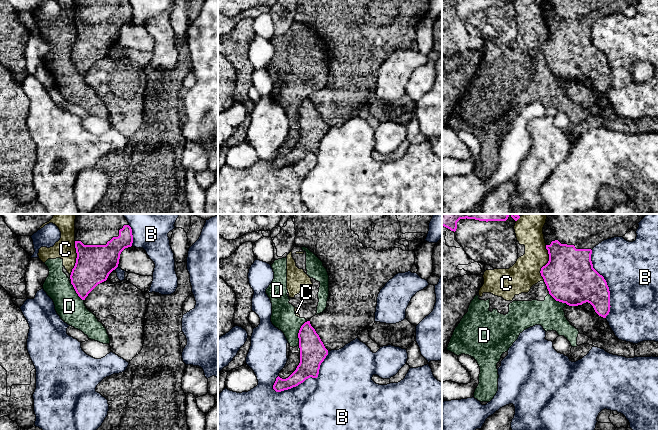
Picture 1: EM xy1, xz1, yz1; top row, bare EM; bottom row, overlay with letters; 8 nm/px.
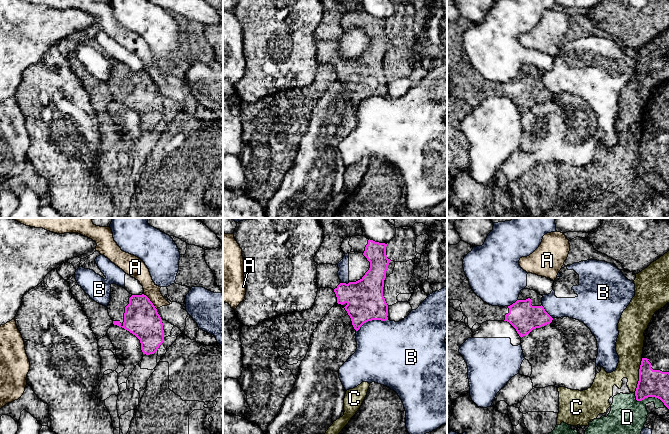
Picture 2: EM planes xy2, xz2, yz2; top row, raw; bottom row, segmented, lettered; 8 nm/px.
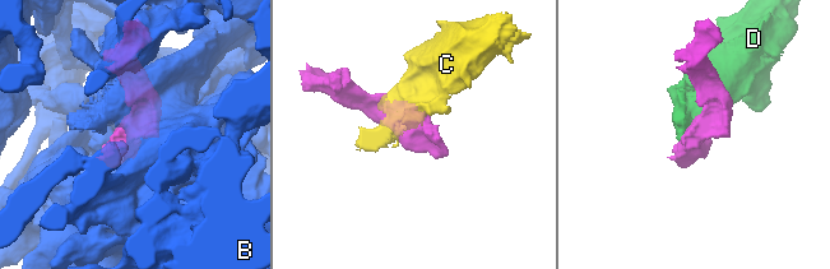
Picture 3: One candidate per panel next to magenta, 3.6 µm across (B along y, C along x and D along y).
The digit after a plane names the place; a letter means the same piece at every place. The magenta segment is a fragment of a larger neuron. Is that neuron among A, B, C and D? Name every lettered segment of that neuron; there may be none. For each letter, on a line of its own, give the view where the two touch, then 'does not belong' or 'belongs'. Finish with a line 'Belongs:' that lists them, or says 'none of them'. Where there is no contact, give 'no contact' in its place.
A: contact in xy2; does not belong
B: contact in xz1; does not belong
C: contact in yz1; does not belong
D: contact in xz1; does not belong
Belongs: none of them

